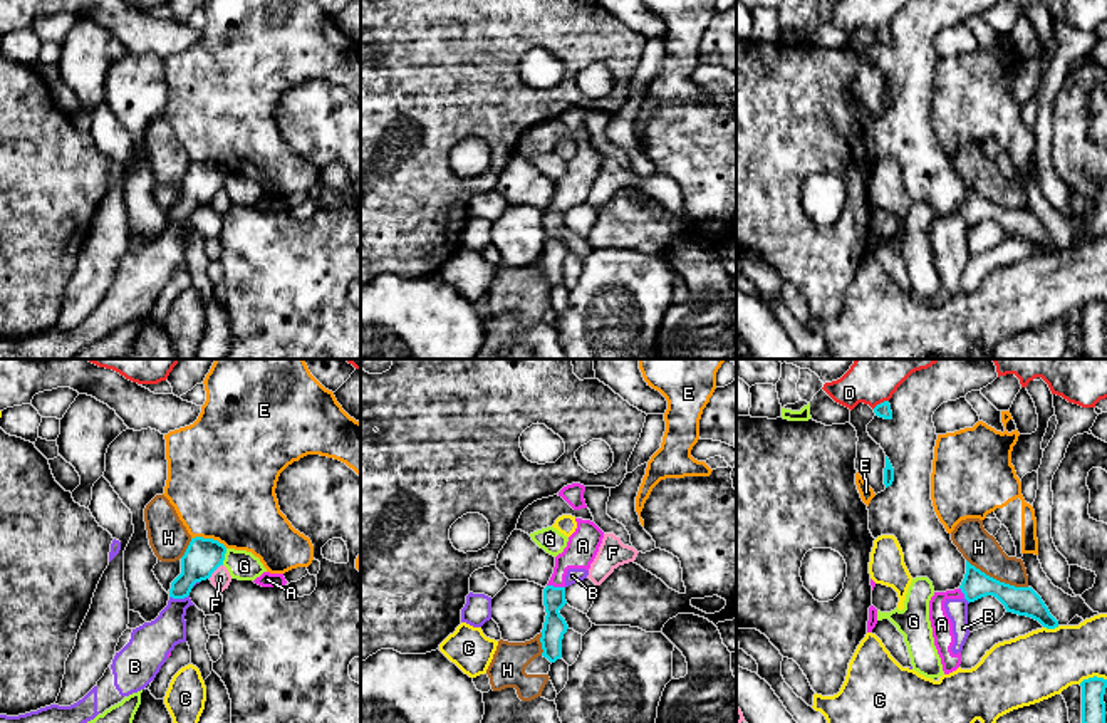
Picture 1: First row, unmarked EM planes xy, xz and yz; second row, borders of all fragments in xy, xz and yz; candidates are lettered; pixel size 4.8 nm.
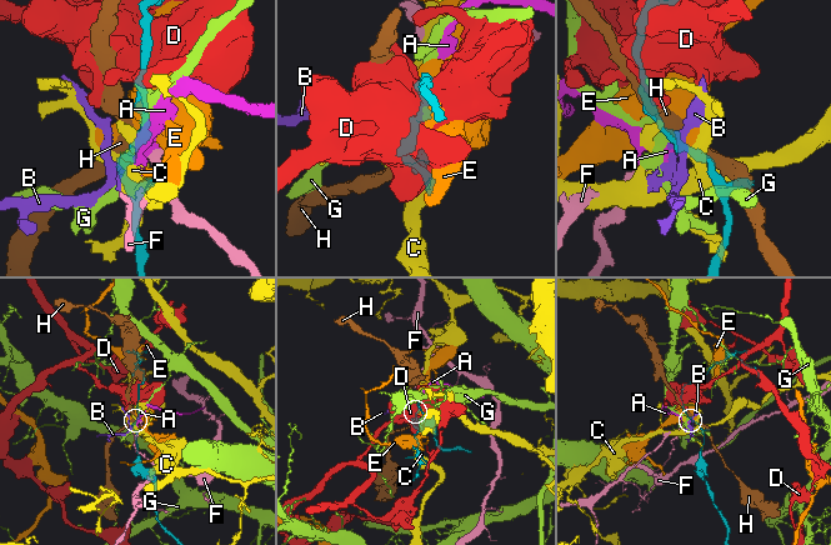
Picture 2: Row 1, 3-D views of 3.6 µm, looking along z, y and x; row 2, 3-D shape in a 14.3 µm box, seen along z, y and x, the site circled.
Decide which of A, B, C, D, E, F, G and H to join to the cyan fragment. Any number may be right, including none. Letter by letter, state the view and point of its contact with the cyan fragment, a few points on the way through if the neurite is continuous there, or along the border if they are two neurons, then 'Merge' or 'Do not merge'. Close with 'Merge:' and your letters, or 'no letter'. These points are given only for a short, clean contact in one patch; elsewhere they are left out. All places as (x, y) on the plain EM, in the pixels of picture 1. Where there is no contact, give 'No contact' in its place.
A: Touches cyan at xz (556, 212). Boundary: xz (547, 208), (564, 212). Do not merge
B: Touches cyan at xy (178, 222). Boundary: xy (188, 218), (170, 222). Do not merge
C: Touches cyan at yz (1050, 252). Do not merge
D: Touches cyan at yz (881, 27). Do not merge
E: Touches cyan at xy (210, 163). Do not merge
F: Touches cyan at xy (215, 193). Boundary: xy (222, 188), (208, 202). Do not merge
G: Touches cyan at xy (223, 182). Boundary: xy (227, 173), (222, 188). Do not merge
H: Touches cyan at yz (995, 203). Do not merge
Merge: no letter

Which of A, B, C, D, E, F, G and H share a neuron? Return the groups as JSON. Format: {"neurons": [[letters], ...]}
{"neurons": [["A", "B"], ["C"], ["D"], ["E"], ["F"], ["G"], ["H"]]}

